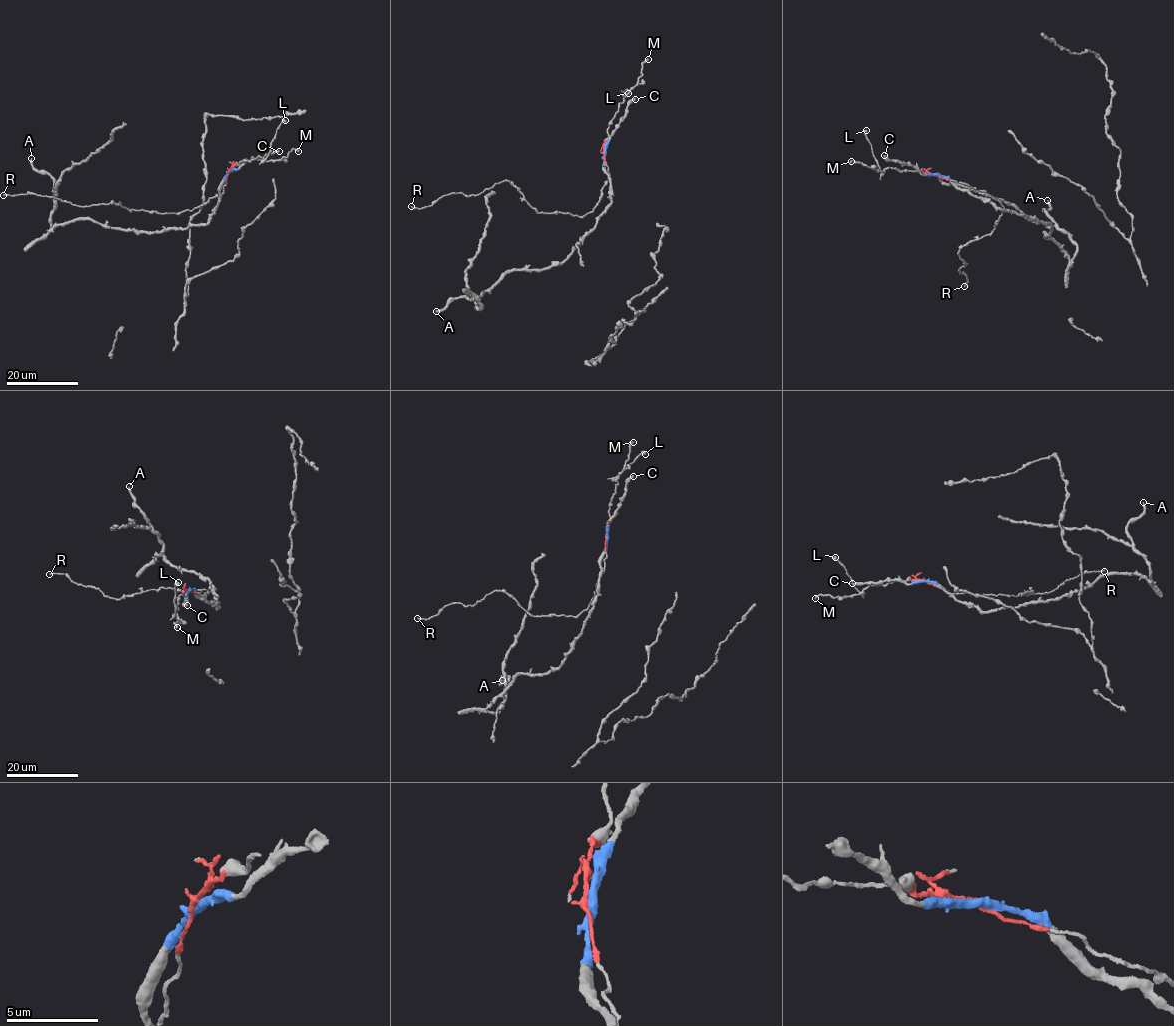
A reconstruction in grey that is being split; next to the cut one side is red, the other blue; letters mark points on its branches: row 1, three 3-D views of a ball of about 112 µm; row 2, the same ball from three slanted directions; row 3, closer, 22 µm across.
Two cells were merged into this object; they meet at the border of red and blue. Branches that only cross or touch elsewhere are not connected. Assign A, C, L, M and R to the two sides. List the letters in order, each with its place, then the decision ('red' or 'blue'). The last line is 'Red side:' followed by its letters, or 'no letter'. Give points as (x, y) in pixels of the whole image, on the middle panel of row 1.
A: at (436, 311); blue
C: at (635, 99); blue
L: at (628, 93); red
M: at (648, 59); red
R: at (411, 206); red
Red side: L, M, R

